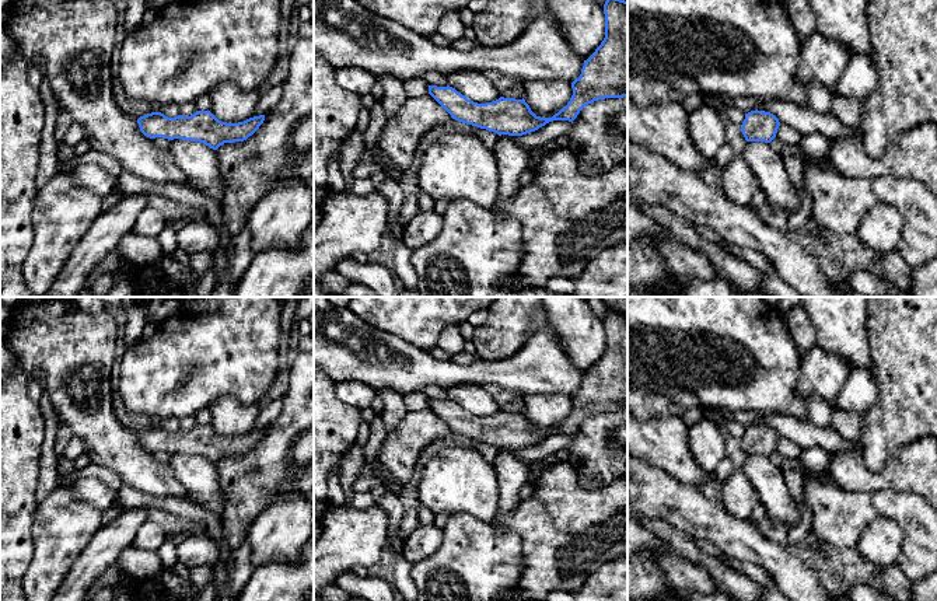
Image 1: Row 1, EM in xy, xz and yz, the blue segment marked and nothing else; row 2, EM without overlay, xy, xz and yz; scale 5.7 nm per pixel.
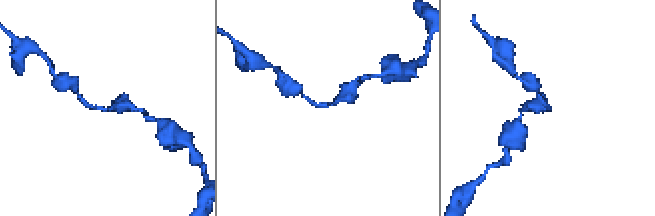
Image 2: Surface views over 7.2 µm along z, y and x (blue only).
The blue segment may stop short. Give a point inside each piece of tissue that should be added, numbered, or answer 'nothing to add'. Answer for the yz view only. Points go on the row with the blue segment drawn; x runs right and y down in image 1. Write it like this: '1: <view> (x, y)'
nothing to add

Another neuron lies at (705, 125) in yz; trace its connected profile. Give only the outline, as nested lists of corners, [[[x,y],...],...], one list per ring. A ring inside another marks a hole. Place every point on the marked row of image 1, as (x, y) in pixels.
[[[702,105],[688,113],[688,132],[696,150],[713,161],[719,148],[726,143],[726,127],[721,120],[721,112],[710,105]]]

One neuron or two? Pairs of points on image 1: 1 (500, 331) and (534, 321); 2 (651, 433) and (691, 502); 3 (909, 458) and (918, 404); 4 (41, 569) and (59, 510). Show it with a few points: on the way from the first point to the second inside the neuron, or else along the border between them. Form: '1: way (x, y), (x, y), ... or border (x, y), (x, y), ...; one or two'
1: way (509, 327), (514, 321), (525, 321); one
2: border (650, 463), (678, 481), (698, 488); two
3: border (922, 436), (898, 447), (887, 461); two
4: way (53, 555), (59, 538), (59, 524); one

